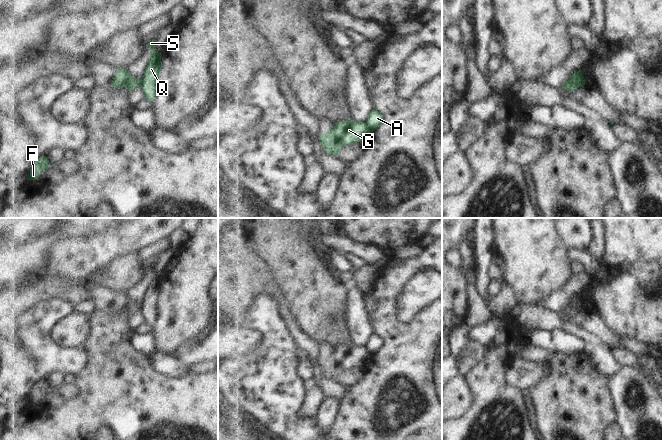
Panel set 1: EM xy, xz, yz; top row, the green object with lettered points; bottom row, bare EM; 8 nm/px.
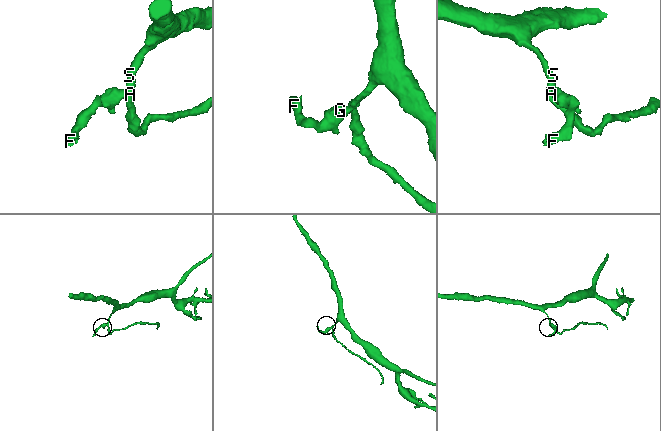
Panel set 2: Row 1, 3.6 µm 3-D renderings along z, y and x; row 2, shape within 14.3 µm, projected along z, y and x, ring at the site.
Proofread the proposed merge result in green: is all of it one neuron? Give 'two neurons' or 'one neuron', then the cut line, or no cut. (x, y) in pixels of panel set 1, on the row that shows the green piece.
two neurons | yz (575, 72), (573, 82), (578, 87)

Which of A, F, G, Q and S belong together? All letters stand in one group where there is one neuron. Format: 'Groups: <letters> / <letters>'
Groups: A Q S / F G

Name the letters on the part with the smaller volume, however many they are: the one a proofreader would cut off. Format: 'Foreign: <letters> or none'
Foreign: F, G

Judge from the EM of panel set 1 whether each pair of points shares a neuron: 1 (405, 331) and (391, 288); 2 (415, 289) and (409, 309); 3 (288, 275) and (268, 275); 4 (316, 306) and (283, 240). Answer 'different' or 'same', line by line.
1: same
2: same
3: different
4: same

